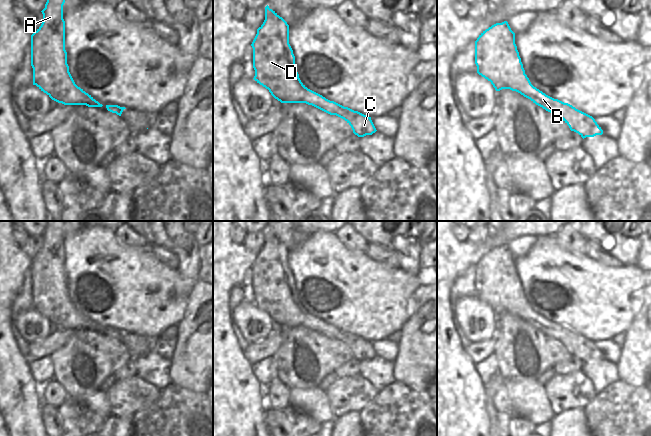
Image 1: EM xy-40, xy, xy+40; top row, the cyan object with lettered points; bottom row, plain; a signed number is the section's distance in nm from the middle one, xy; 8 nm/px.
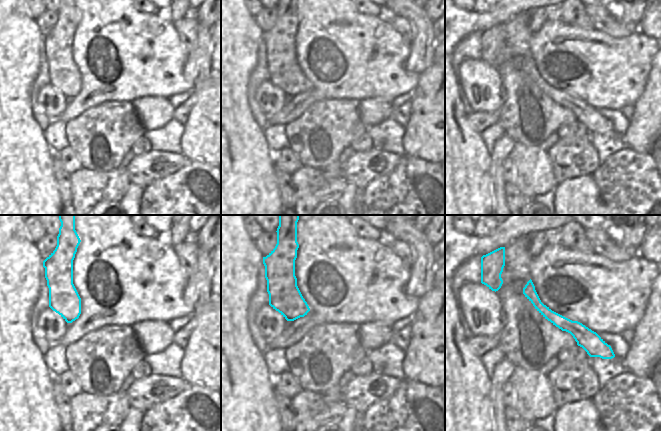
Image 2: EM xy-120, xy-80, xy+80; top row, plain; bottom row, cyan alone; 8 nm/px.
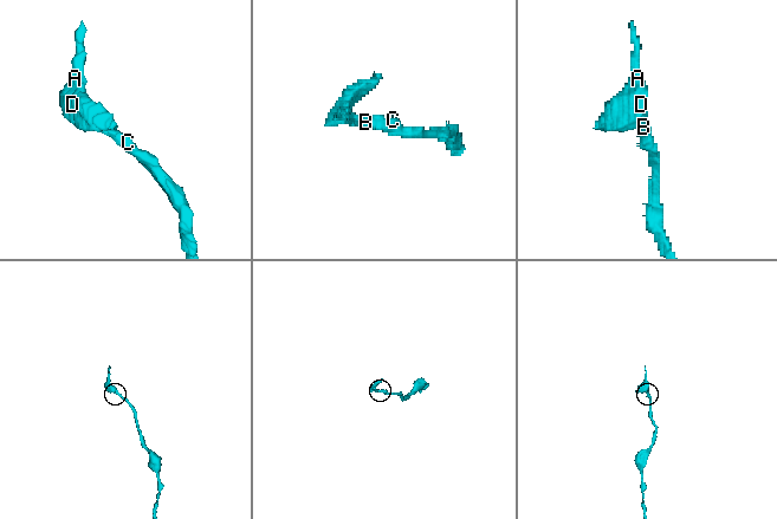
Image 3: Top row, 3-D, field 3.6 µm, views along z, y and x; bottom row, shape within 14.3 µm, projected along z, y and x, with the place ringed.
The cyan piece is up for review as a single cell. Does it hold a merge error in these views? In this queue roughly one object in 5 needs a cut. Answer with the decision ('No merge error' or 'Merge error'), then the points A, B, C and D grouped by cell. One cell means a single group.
No merge error. Groups: A B C D

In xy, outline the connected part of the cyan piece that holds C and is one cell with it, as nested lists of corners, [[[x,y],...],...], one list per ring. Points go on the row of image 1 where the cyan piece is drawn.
[[[265,7],[265,20],[257,29],[253,48],[254,80],[281,103],[306,103],[344,119],[358,137],[377,130],[368,117],[330,101],[308,89],[300,80],[295,56],[289,44],[289,25],[275,11]]]

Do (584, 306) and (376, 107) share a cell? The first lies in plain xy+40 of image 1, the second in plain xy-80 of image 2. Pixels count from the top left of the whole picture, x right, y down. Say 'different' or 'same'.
different

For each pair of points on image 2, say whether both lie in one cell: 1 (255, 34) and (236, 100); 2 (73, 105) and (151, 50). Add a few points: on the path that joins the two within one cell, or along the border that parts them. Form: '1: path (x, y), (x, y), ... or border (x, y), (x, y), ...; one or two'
1: path (239, 50), (236, 53), (236, 84); one
2: path (94, 96), (114, 92), (117, 81), (130, 68); one

